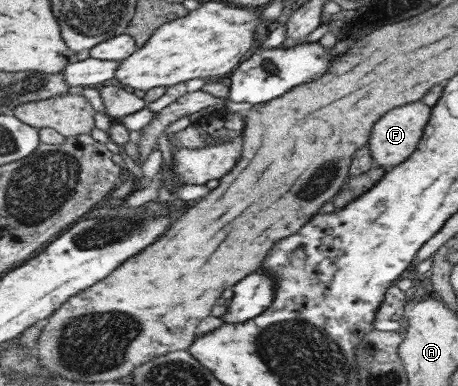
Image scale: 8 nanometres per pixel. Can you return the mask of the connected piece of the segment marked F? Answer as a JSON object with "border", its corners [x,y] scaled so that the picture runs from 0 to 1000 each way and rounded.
{"border":[[[919,262],[889,267],[880,277],[862,277],[858,288],[841,293],[814,329],[810,329],[810,355],[806,355],[806,386],[810,409],[823,430],[852,438],[867,425],[889,415],[906,391],[906,378],[915,370],[924,345],[924,332],[939,301],[939,277],[924,272]]]}

